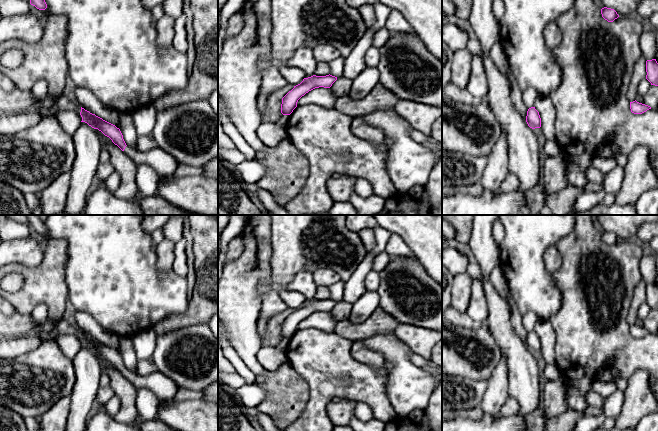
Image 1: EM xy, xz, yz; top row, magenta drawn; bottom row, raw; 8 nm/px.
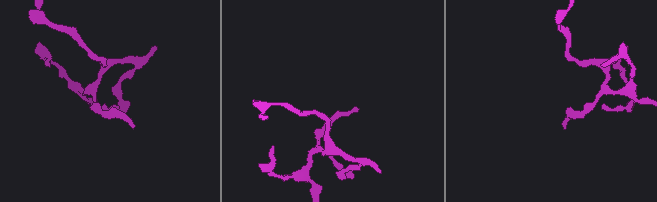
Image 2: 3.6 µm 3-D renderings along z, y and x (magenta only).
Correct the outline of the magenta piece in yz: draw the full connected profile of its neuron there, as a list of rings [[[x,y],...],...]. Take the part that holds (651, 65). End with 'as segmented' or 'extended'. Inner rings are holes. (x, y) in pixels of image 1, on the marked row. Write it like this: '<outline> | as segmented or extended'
[[[656,59],[646,61],[646,79],[651,85],[658,86],[658,63]]] | as segmented

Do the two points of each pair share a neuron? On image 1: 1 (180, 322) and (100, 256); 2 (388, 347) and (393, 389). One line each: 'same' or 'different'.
1: different
2: same

